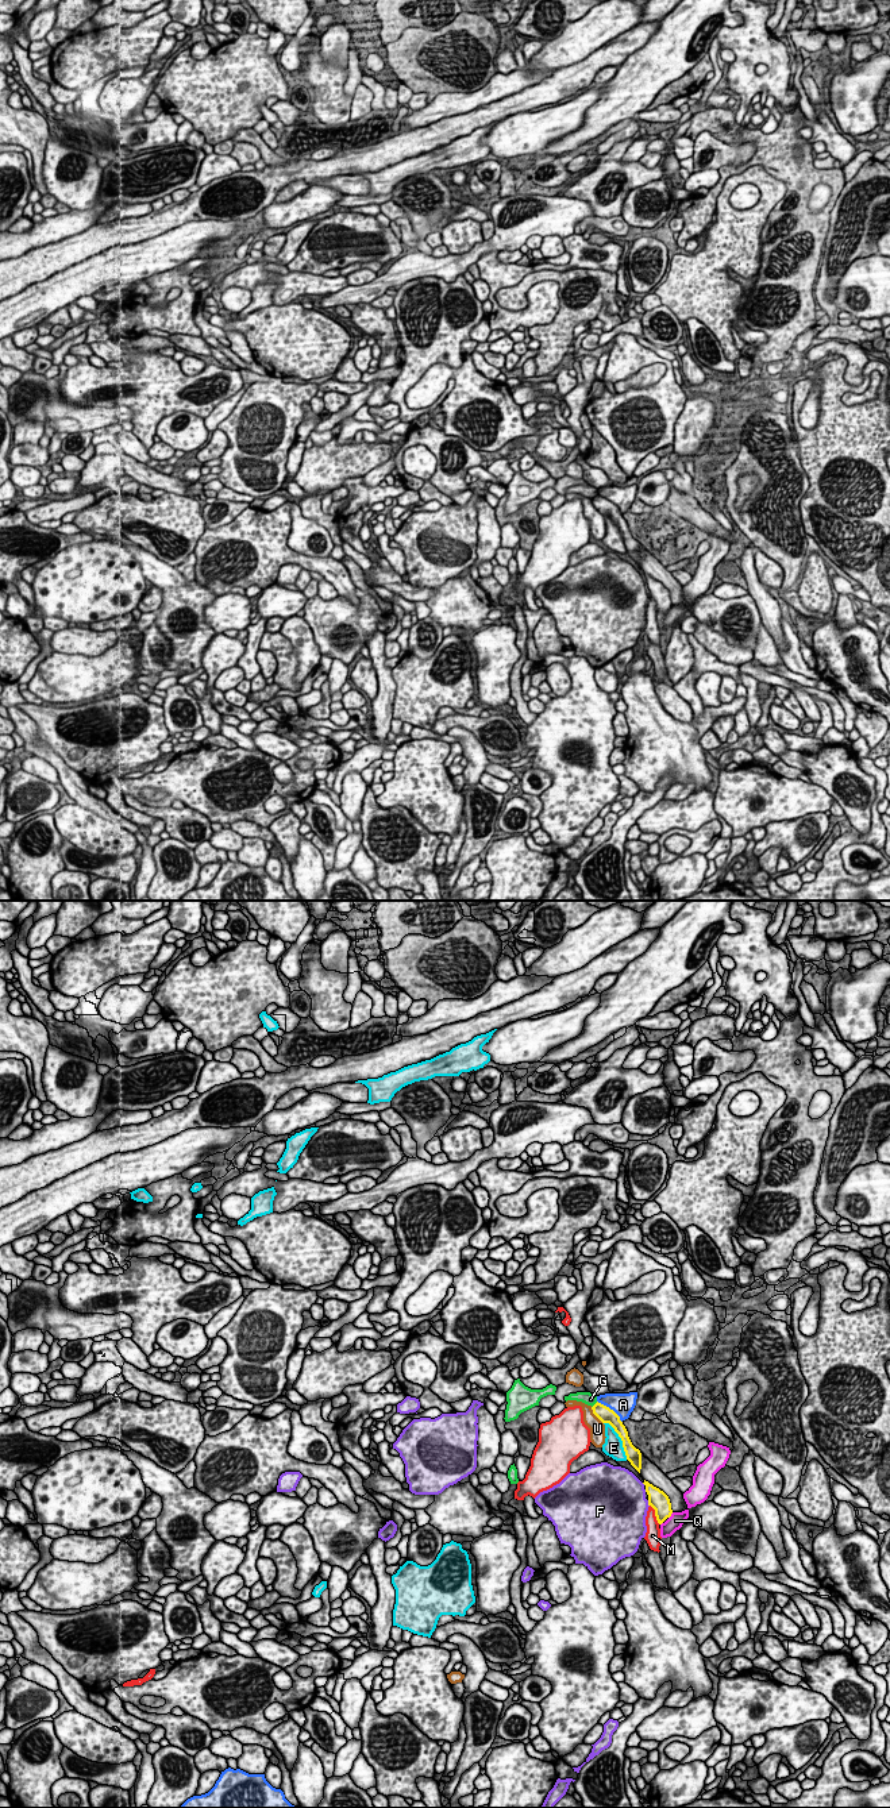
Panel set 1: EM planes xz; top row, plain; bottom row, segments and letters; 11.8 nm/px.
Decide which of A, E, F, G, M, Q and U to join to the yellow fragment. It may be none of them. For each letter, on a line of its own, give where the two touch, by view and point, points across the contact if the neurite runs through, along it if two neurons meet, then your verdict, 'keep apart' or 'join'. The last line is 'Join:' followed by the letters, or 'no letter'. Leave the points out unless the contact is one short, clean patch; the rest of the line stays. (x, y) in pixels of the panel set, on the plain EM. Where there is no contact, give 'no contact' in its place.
A: meets yellow in xz at (609, 501); border along xz (597, 493), (608, 498), (621, 515); keep apart
E: meets yellow in xz at (621, 532); keep apart
F: meets yellow in xz at (648, 596); keep apart
G: meets yellow in xz at (594, 497); border along xz (597, 494), (592, 500); keep apart
M: meets yellow in xz at (655, 606); keep apart
Q: meets yellow in xz at (670, 608); keep apart
U: meets yellow in xz at (594, 507); keep apart
Join: no letter

